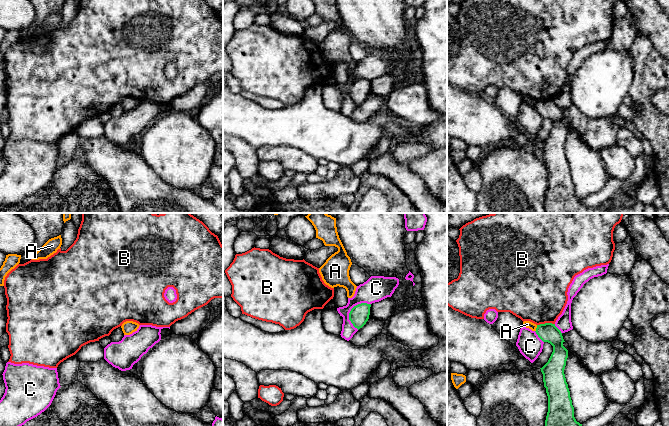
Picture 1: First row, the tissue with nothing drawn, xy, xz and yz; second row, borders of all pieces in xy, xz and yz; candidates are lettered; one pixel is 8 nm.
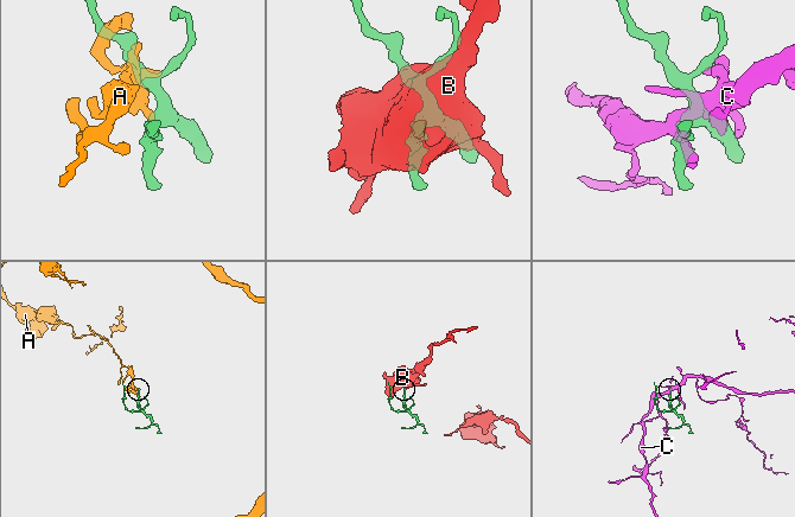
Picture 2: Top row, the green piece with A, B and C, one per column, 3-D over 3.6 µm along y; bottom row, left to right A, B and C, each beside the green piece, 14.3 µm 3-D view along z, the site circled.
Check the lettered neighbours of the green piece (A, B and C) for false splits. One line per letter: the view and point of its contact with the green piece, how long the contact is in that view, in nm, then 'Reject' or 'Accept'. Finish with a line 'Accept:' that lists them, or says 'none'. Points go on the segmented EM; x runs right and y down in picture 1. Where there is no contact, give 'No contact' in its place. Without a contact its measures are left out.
A: Touches green at yz (536, 328). Shared border 60 nm. Reject
B: Touches green at yz (545, 323). Shared border 140 nm. Reject
C: Touches green at xz (351, 309). Shared border 240 nm. Reject
Accept: none

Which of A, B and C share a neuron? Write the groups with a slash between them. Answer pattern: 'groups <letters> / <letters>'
groups A / B / C

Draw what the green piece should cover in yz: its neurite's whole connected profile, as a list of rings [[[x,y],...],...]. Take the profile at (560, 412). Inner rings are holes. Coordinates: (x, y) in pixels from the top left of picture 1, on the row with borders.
[[[552,323],[537,325],[535,332],[543,342],[553,346],[548,362],[540,368],[548,396],[545,426],[582,426],[574,417],[574,407],[564,374],[568,350],[563,346],[565,341],[562,333]]]

